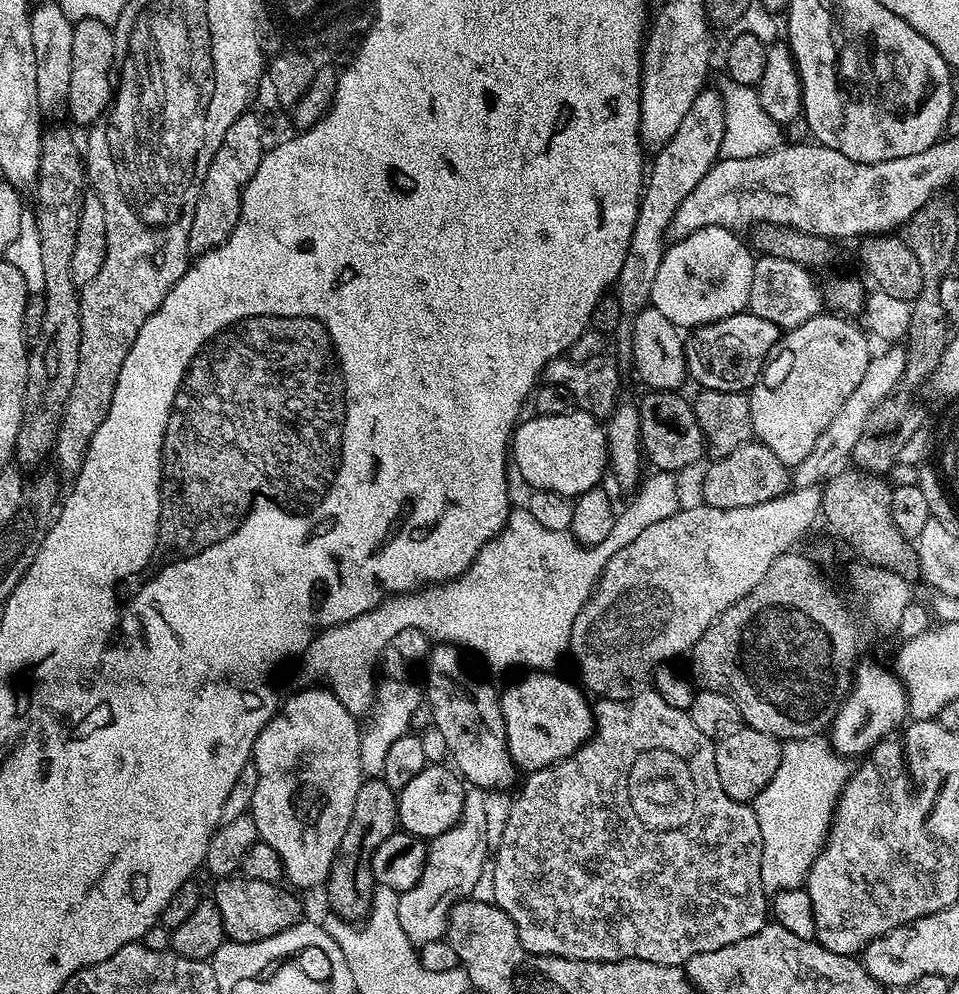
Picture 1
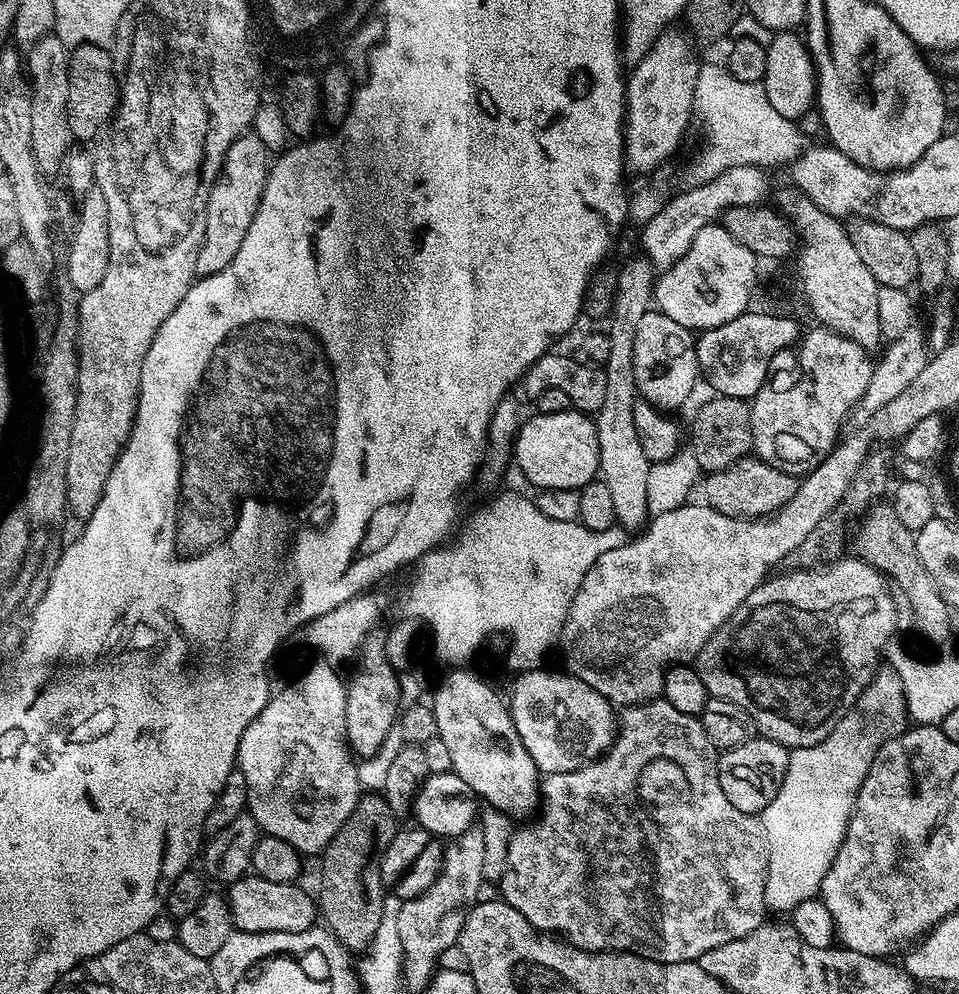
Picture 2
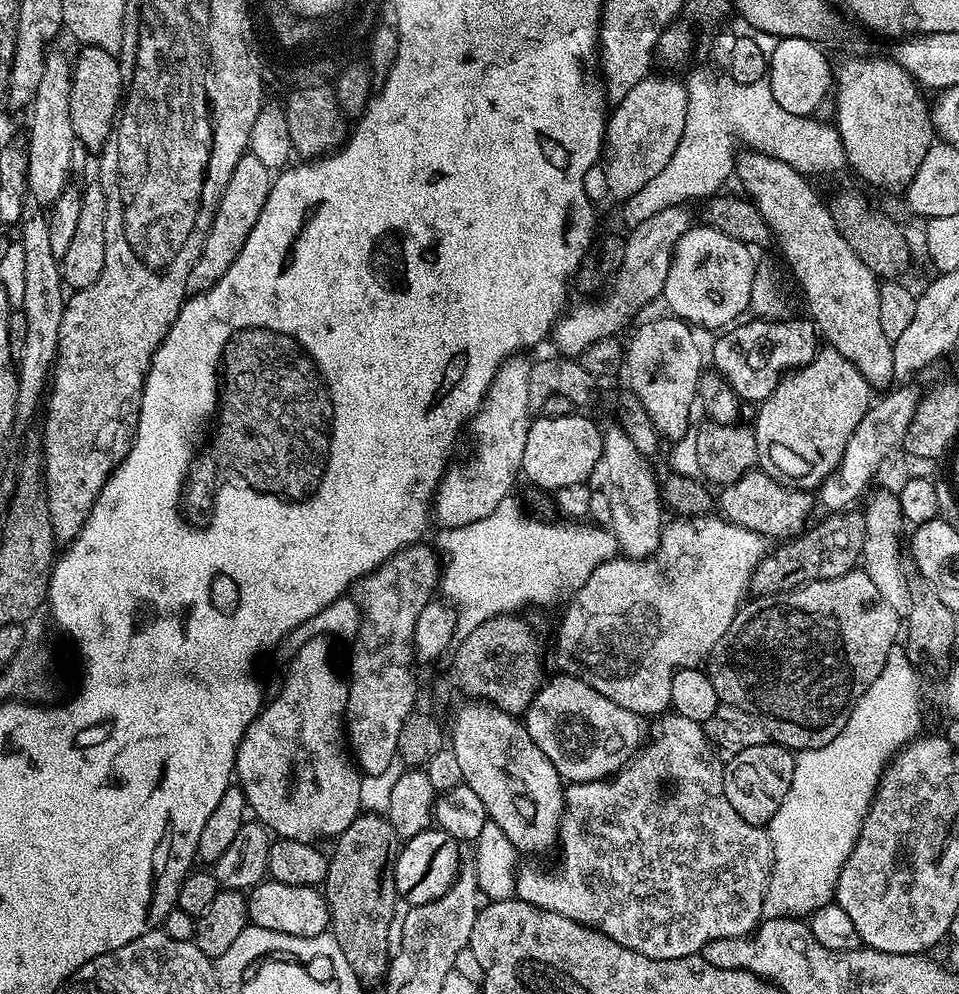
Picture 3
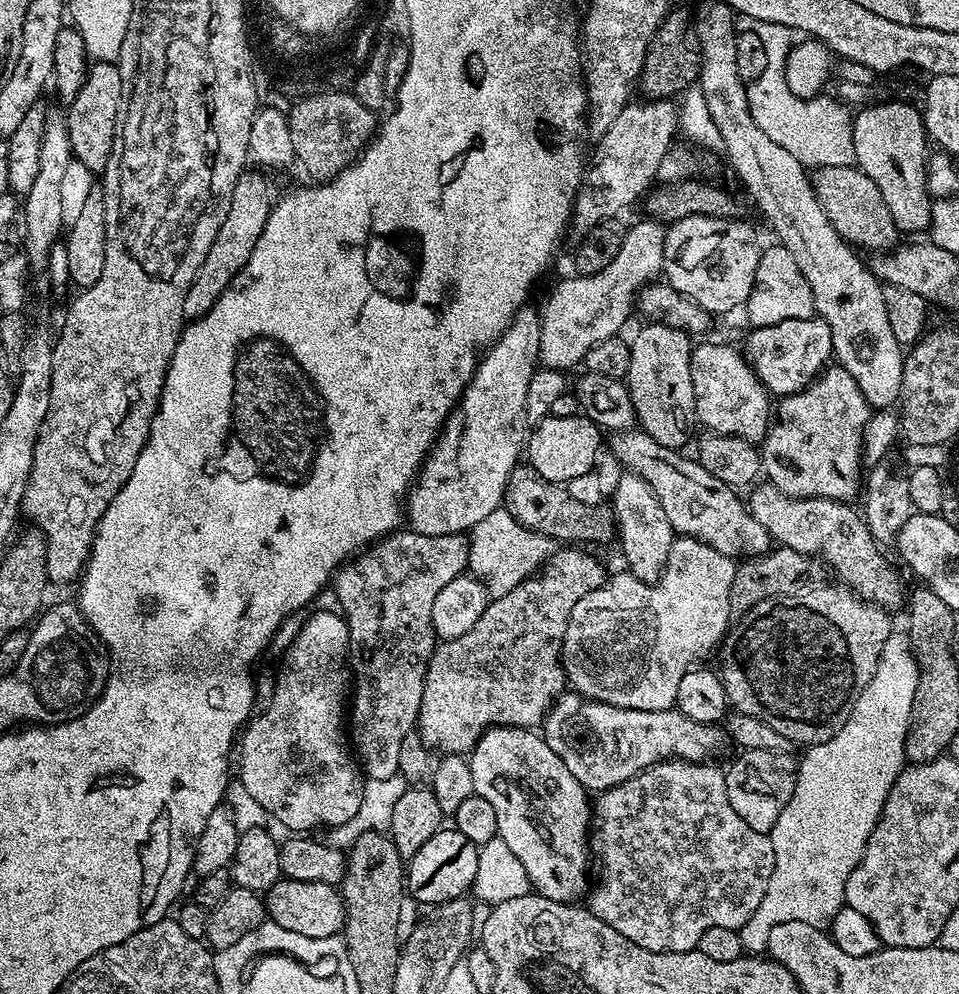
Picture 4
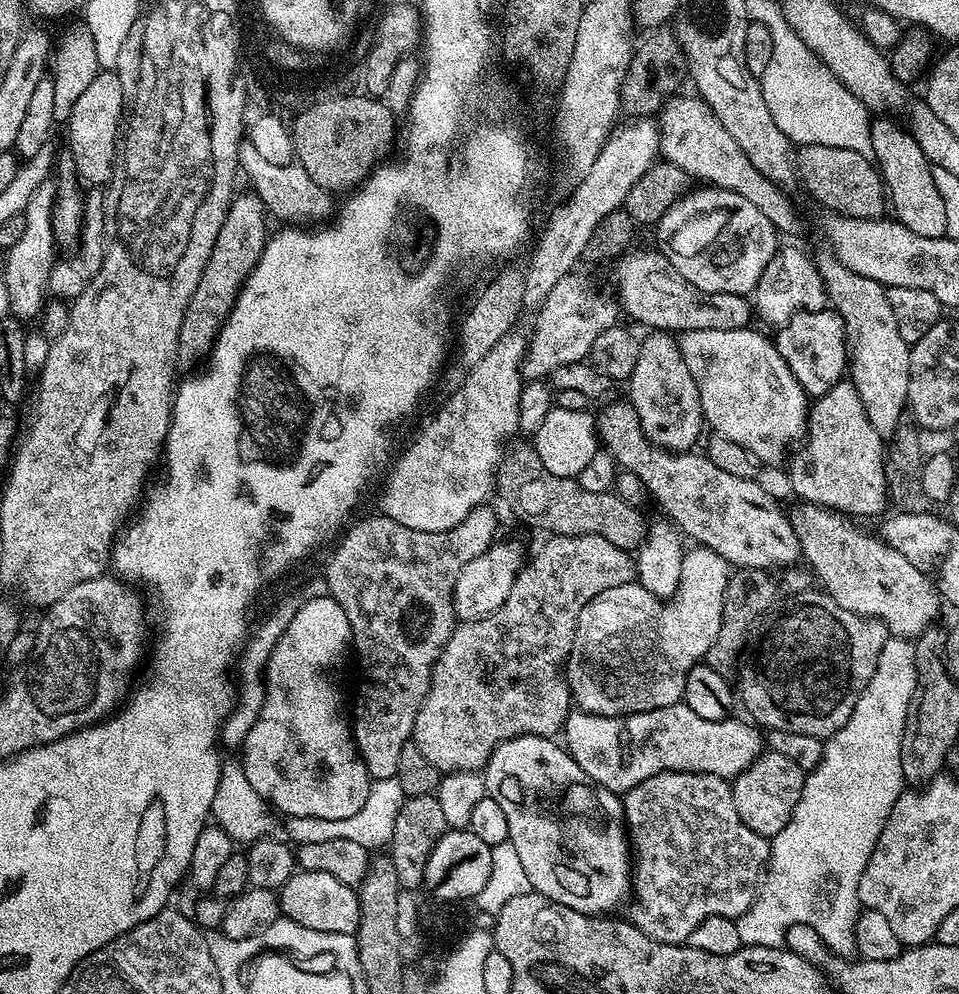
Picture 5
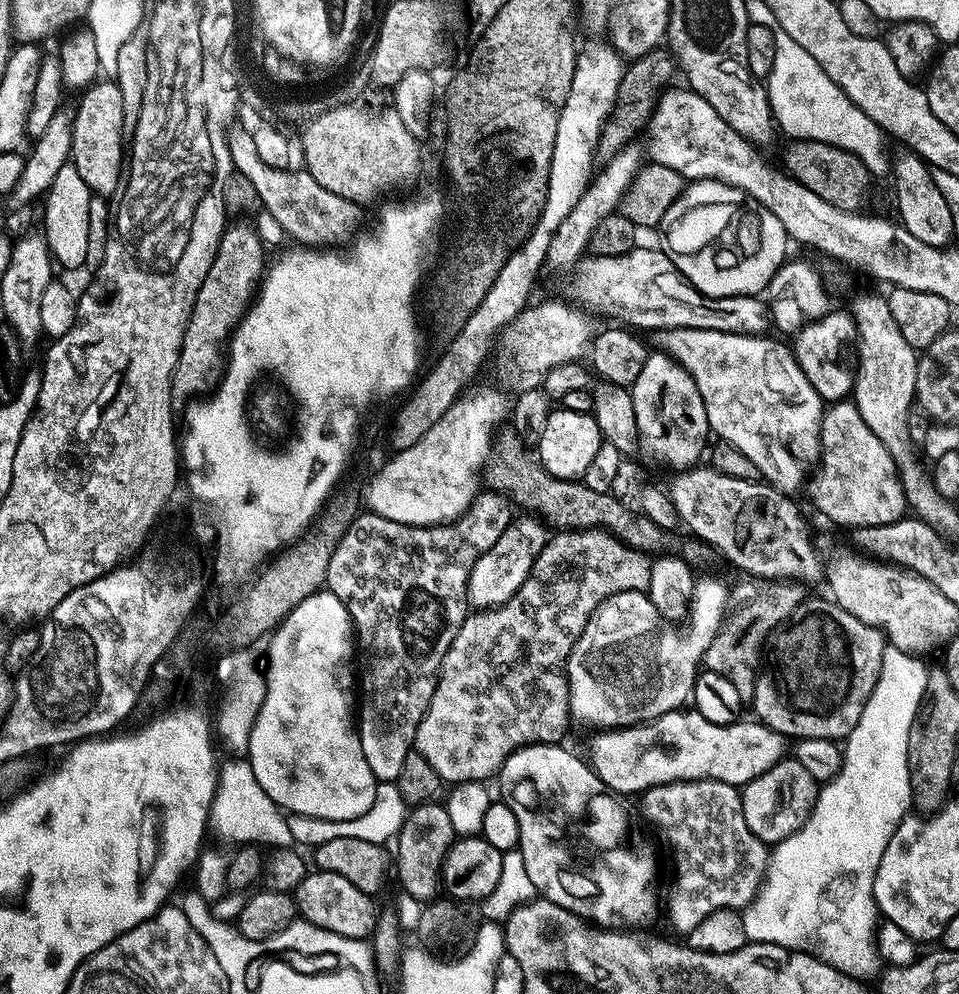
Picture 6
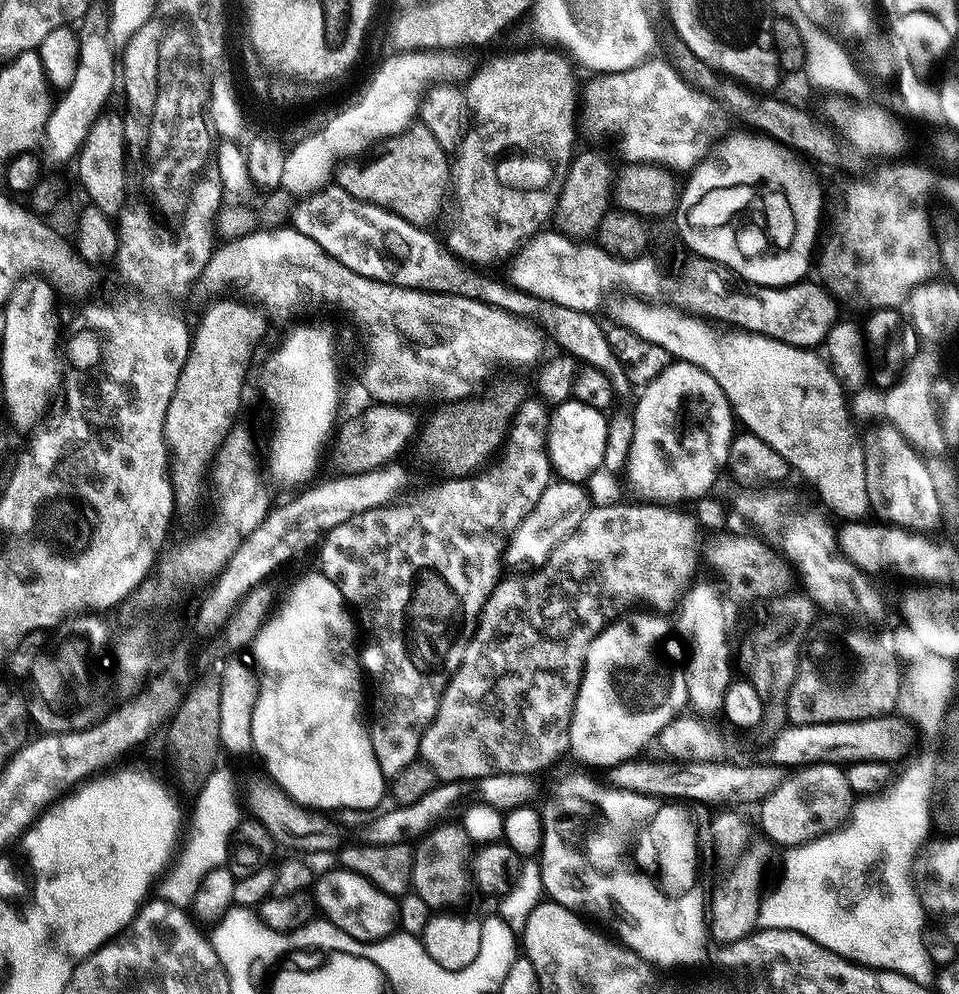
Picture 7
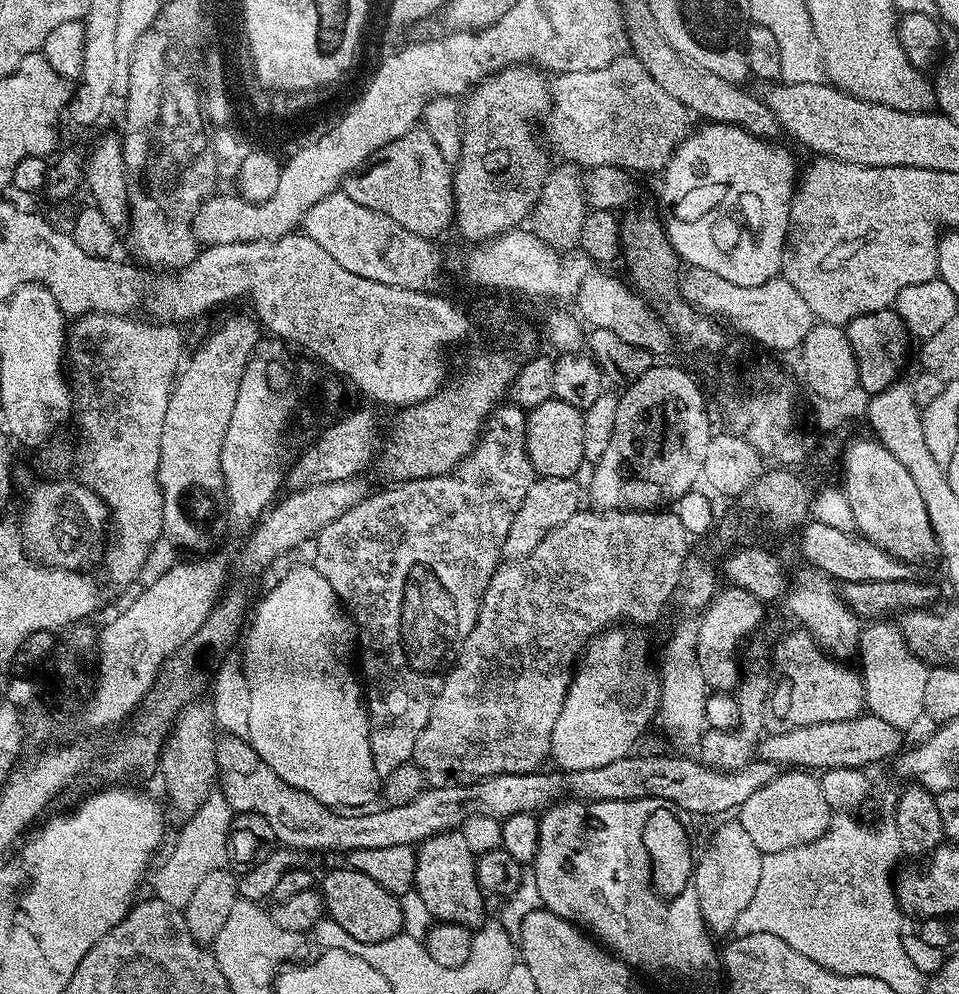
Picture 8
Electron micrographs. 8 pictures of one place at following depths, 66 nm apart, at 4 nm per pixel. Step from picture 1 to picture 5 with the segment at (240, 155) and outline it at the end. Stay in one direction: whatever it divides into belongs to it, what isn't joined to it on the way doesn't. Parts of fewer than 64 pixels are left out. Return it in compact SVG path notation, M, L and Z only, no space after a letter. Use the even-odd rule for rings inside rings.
M247 190L232 199L228 213L222 222L222 230L218 230L218 238L214 242L214 250L210 250L210 258L206 262L206 270L202 270L202 278L190 294L190 302L182 318L180 331L180 347L178 356L181 361L192 364L196 359L207 357L216 342L216 335L224 324L224 319L236 304L236 295L244 287L248 275L254 270L258 258L268 243L270 228L264 225L266 211L262 198L252 190Z

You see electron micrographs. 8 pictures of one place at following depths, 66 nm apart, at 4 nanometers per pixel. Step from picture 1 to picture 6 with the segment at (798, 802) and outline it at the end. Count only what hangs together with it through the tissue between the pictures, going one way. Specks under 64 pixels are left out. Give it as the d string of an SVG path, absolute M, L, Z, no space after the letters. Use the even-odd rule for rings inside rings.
M885 647L880 663L880 677L858 718L858 722L852 726L852 731L846 737L846 743L842 748L843 764L840 771L829 779L827 783L819 789L816 804L812 807L812 812L808 815L808 820L794 834L790 834L781 840L779 844L771 849L768 858L768 868L764 871L764 880L756 893L755 900L743 909L744 924L742 932L749 941L762 944L781 944L784 948L790 948L798 952L810 952L817 956L819 960L826 961L830 966L834 966L839 972L844 972L848 976L857 978L863 977L863 972L872 964L872 959L878 956L877 933L878 933L878 909L874 898L874 878L878 866L882 862L882 854L890 842L897 826L909 815L913 807L911 792L910 766L907 765L907 739L909 737L911 724L916 718L920 709L921 701L924 699L924 692L927 690L927 678L930 671L929 665L924 665L919 655L911 652L903 652L897 648Z

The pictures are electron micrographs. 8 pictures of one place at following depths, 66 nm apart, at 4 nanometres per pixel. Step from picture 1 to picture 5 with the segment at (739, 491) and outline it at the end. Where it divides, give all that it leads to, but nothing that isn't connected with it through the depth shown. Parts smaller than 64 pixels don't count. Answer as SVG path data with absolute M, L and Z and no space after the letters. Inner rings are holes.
M800 502L797 505L796 509L791 509L790 519L794 534L800 543L803 559L808 559L807 565L814 573L815 579L824 583L823 591L831 600L838 602L842 610L881 620L889 633L896 638L917 638L937 623L936 615L940 612L942 597L935 583L924 576L918 566L906 562L906 558L898 554L898 550L891 548L873 533L872 537L870 533L863 532L853 517L846 516L843 512L834 512L830 508L820 508L817 504Z

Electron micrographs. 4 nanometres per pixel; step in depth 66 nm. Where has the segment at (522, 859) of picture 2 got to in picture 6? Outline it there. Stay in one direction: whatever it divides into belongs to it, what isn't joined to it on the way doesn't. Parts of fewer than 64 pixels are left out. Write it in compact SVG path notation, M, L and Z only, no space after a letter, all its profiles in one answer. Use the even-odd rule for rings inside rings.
M679 780L677 784L659 784L643 793L644 812L660 828L668 831L672 856L676 859L676 881L668 896L668 916L681 934L694 931L698 922L721 910L743 910L756 898L768 868L769 845L764 844L746 826L740 801L741 789L717 780Z

